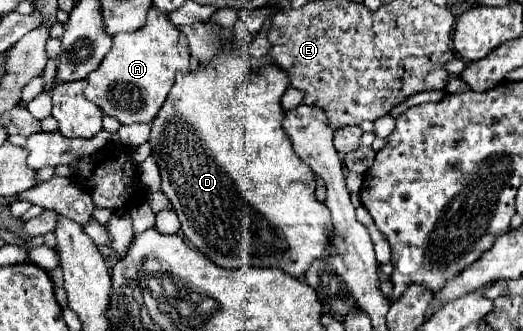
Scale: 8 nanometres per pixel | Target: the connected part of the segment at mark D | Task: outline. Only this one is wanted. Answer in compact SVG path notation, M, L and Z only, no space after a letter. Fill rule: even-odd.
M263 28L255 36L251 46L237 48L237 50L231 50L231 52L221 50L221 52L217 52L217 56L213 56L209 62L199 64L195 70L191 70L187 74L177 72L177 80L175 80L165 104L157 112L155 120L151 122L149 144L151 144L151 156L157 160L157 166L159 166L159 172L161 172L161 180L163 180L161 182L161 192L169 198L173 210L177 212L183 236L199 252L203 252L211 262L215 262L217 266L223 266L223 268L241 268L241 266L279 268L279 270L299 278L301 274L305 274L305 270L309 268L309 264L313 260L321 258L323 252L329 252L329 210L327 210L327 206L323 206L323 202L319 202L315 198L315 174L311 172L309 164L301 162L301 158L295 154L293 144L291 144L287 132L283 130L285 110L281 108L281 96L291 82L289 82L289 76L277 64L273 64L269 60L261 60L261 58L267 56L269 50L271 50L271 42L267 40L267 28ZM195 142L201 146L203 156L207 156L207 158L195 158Z

